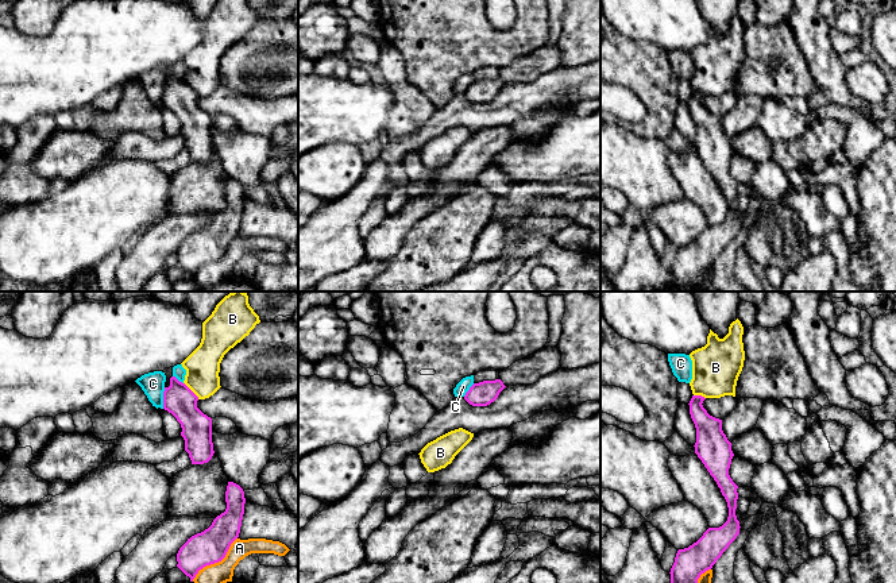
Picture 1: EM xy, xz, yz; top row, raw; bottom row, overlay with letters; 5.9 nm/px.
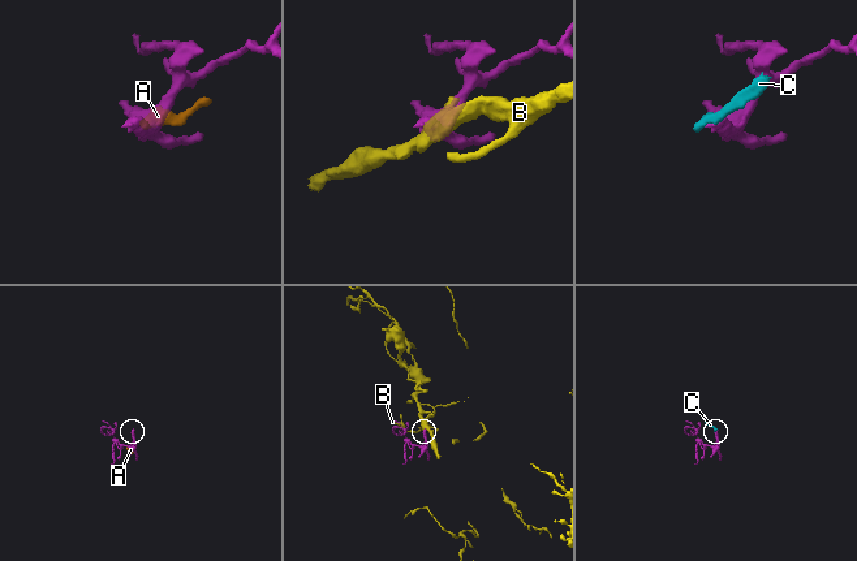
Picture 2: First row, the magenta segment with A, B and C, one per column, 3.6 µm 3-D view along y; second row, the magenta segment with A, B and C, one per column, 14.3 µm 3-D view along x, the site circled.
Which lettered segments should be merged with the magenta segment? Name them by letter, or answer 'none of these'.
none of these

